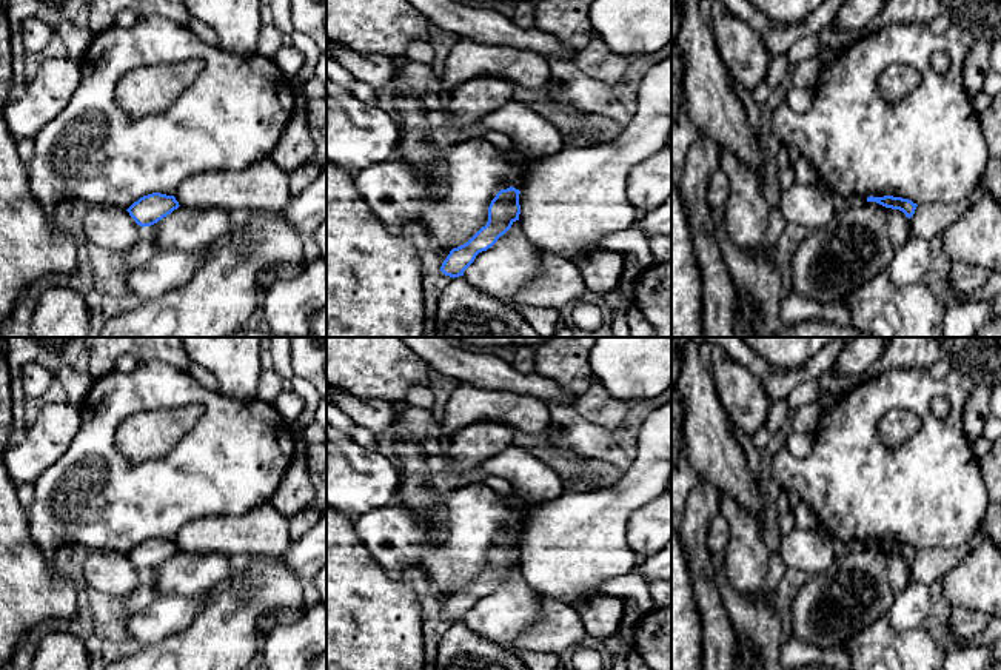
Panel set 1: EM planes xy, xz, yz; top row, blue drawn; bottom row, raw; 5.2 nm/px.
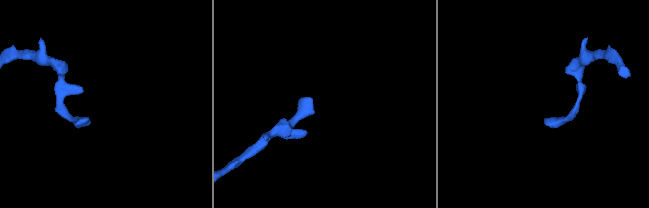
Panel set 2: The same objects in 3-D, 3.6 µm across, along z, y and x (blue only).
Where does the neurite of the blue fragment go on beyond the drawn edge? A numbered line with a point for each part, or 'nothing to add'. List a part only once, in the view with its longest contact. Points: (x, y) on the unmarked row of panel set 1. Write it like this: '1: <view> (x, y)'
nothing to add

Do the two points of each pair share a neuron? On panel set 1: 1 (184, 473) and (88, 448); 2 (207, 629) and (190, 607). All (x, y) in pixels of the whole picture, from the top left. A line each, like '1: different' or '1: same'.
1: same
2: different

